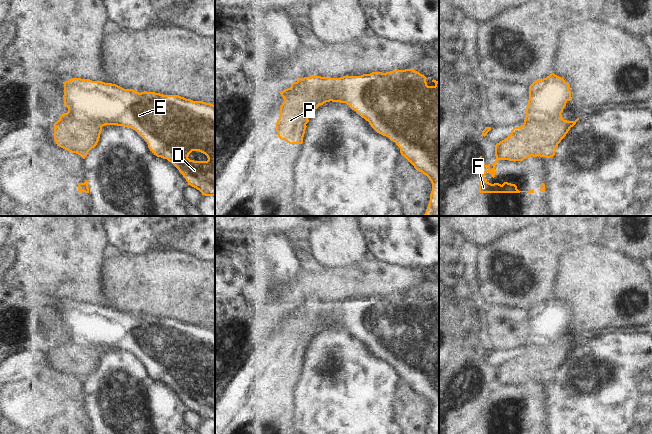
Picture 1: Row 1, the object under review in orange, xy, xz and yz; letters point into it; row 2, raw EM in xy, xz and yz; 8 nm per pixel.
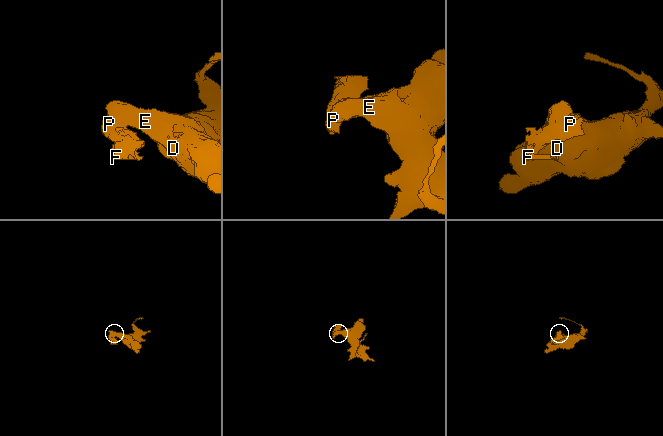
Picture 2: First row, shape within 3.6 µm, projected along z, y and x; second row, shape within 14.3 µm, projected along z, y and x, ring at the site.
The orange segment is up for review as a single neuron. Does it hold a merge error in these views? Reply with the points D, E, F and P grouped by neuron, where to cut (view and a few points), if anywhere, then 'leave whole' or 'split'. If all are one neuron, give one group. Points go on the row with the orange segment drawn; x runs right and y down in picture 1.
groups D E / F P; cut yz (560, 113), (548, 115), (545, 120), (531, 121), (523, 124); split

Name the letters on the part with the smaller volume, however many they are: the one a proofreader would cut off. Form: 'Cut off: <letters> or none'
Cut off: F, P

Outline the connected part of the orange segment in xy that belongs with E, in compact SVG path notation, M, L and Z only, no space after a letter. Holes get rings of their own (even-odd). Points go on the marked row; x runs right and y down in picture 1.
M72 78L63 82L64 106L75 115L78 121L96 122L99 126L117 125L135 130L148 144L157 157L167 159L183 175L188 185L199 190L202 195L215 196L215 105L203 101L193 101L179 95L163 95L155 92L136 92L116 84L90 79ZM192 151L205 154L207 161L194 161L188 158Z

